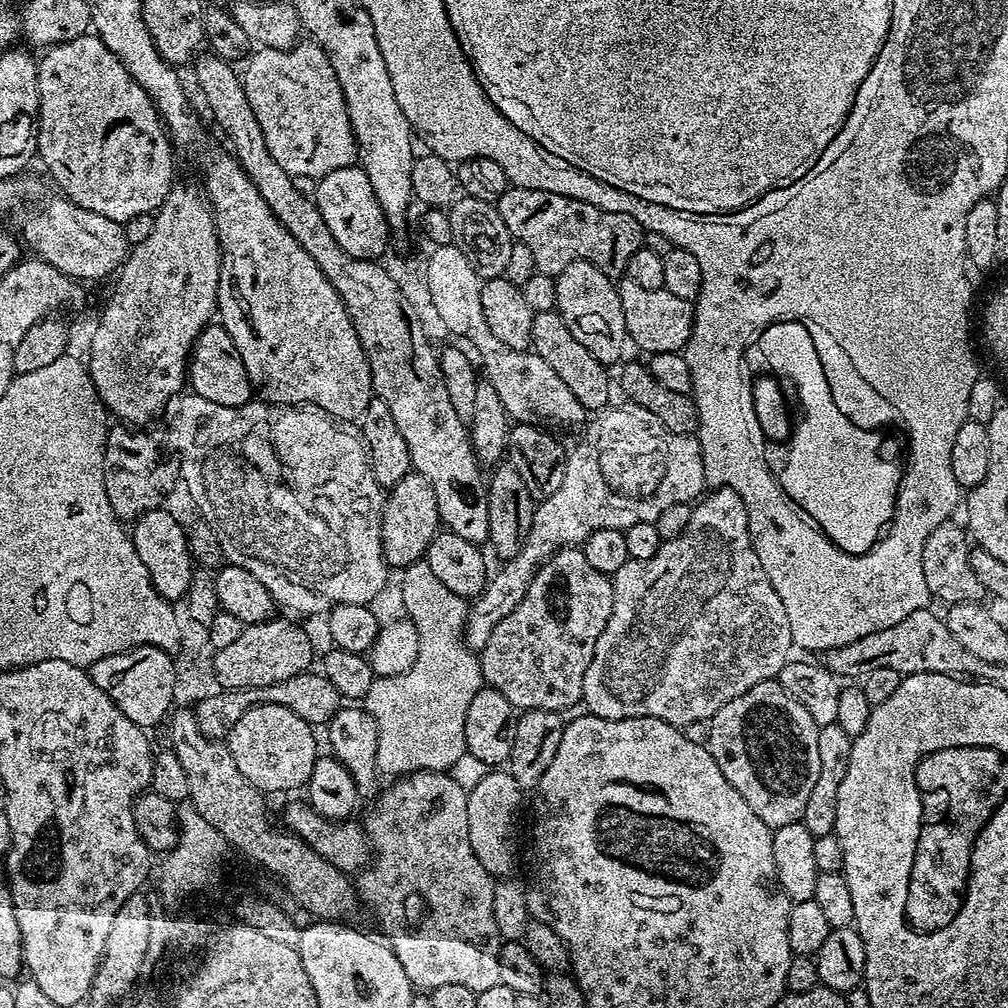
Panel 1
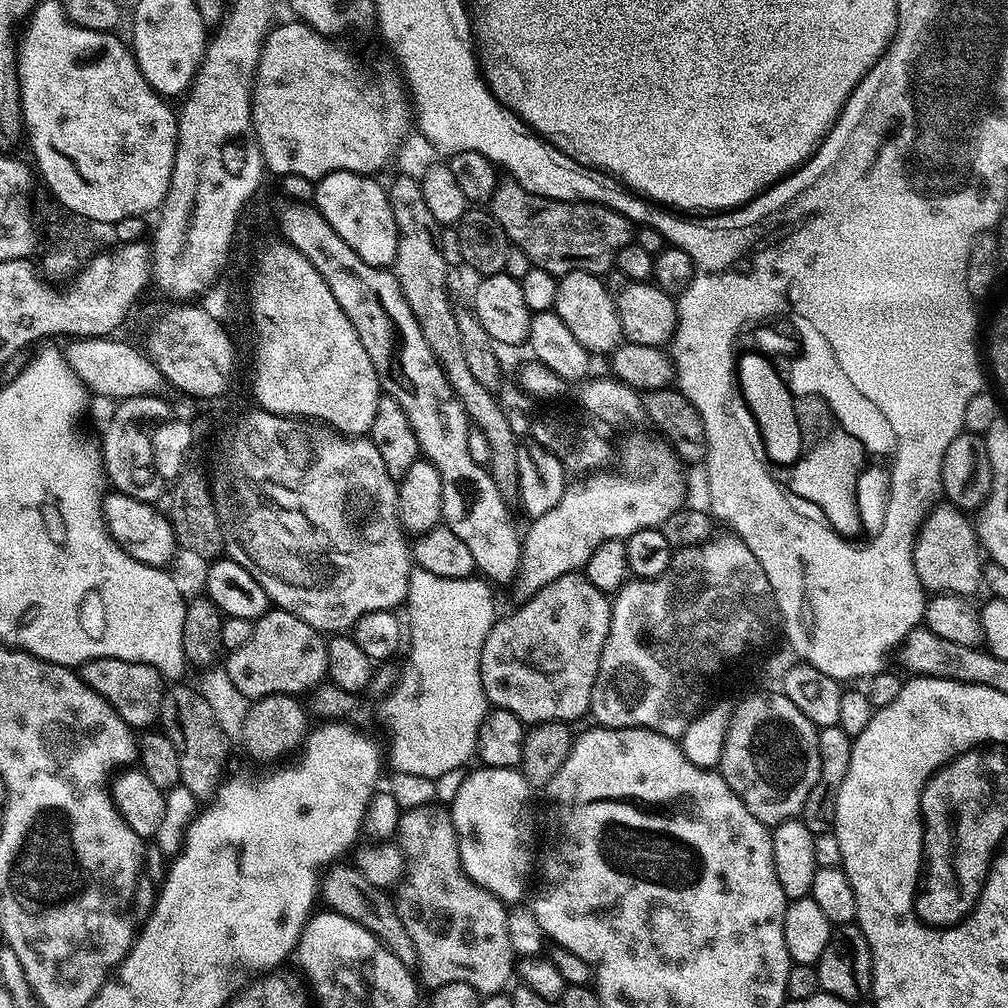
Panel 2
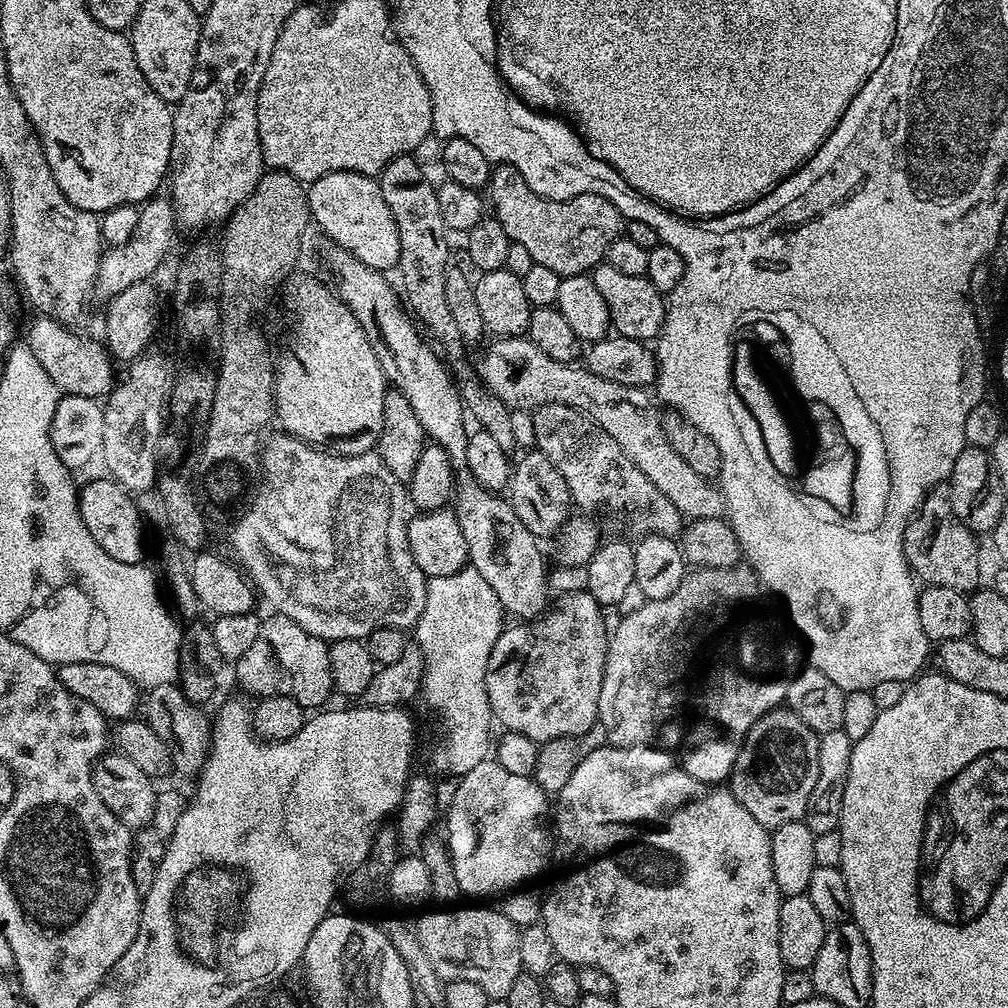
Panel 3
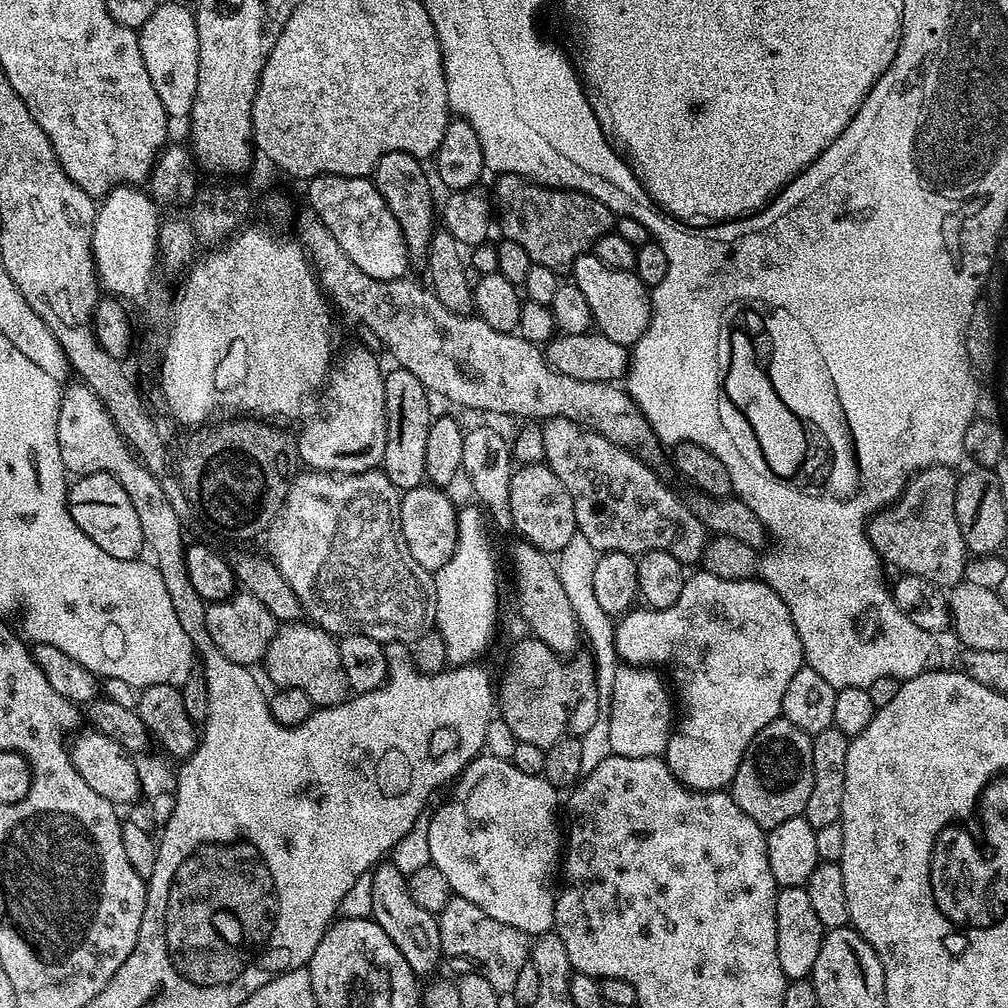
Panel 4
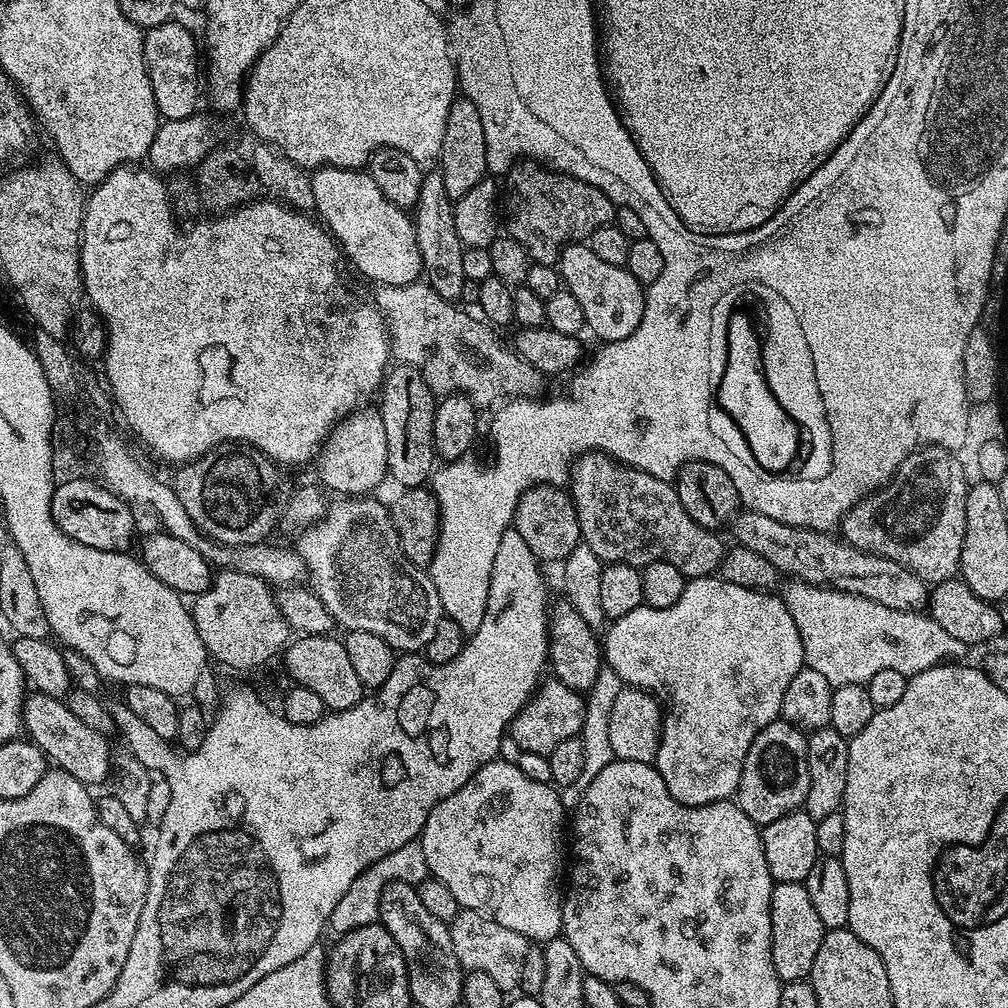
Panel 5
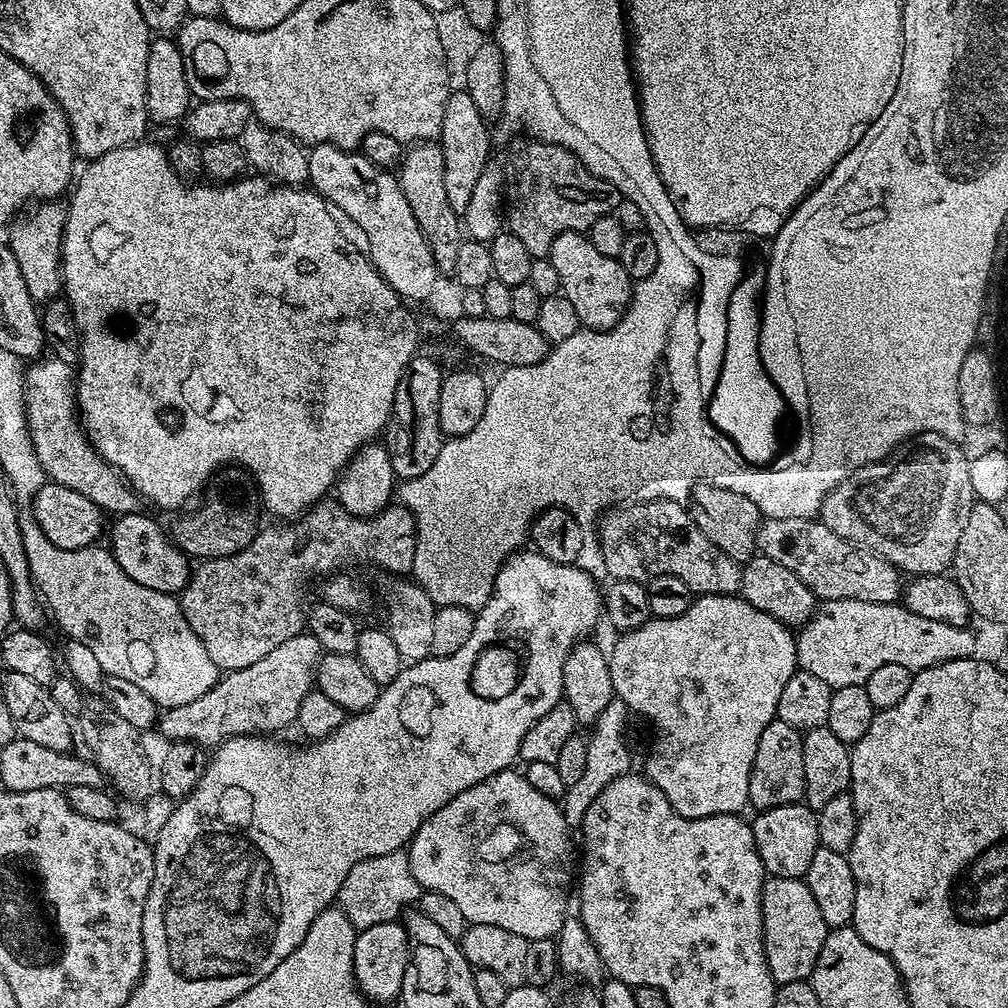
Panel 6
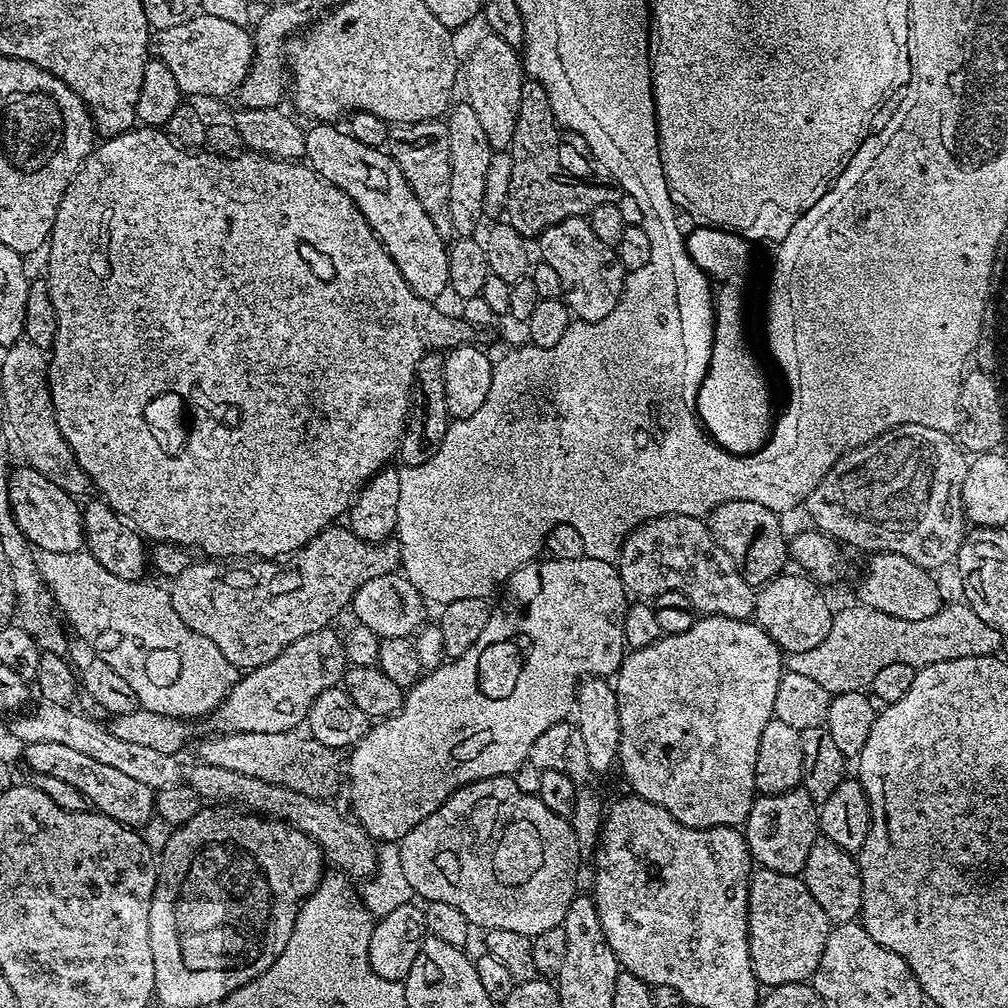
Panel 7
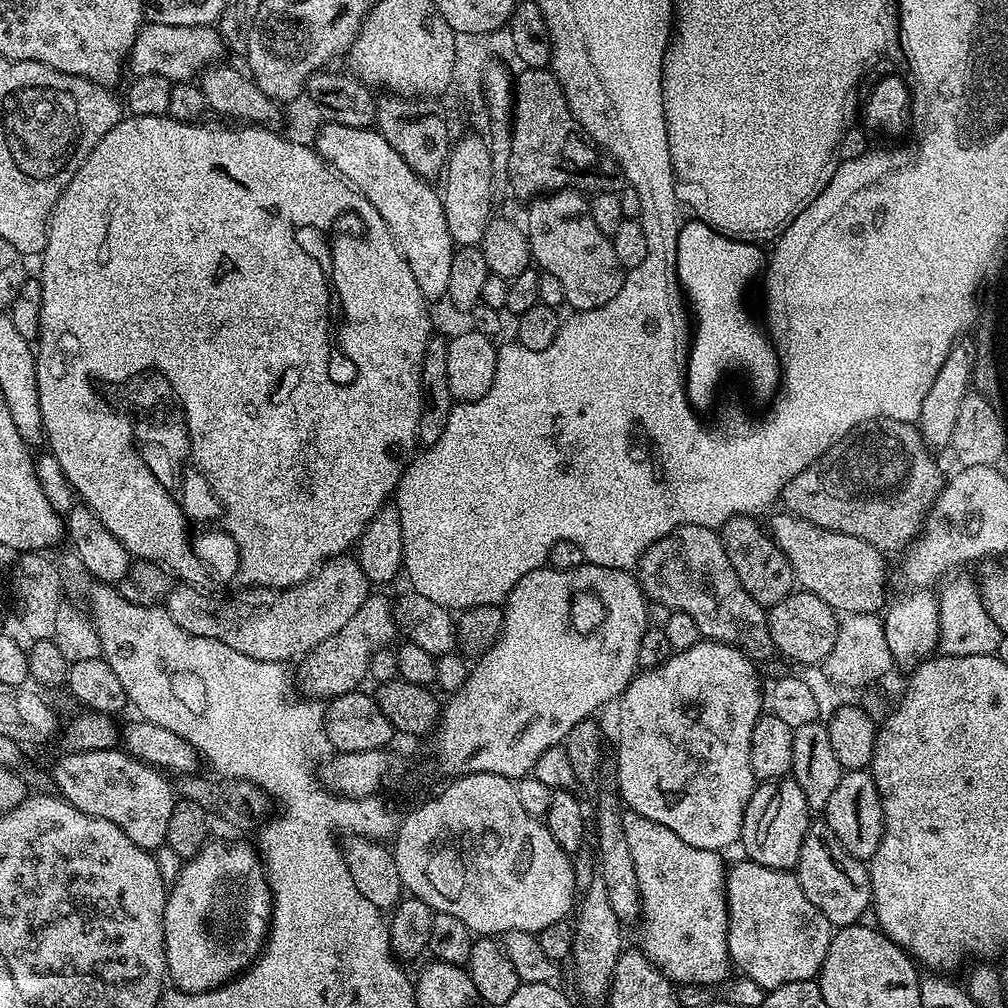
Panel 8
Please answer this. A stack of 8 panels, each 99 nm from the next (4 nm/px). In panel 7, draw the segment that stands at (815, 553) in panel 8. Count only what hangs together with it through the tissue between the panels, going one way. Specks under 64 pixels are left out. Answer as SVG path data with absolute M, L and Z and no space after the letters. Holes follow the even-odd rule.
M873 552L867 557L868 569L860 580L859 603L873 612L881 612L892 616L895 620L925 620L938 614L942 607L940 601L940 588L932 581L933 573L927 568L920 568L914 562L902 558L893 552Z

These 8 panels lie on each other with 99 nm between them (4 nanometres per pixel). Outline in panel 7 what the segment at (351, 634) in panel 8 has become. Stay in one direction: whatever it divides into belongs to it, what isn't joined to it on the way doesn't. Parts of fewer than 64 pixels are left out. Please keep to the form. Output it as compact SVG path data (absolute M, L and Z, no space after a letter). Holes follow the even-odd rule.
M327 627L314 634L306 634L306 638L290 642L290 646L286 646L278 658L245 671L233 683L216 711L211 713L210 721L216 727L215 731L220 734L278 734L299 729L307 721L310 706L314 706L314 698L318 698L322 690L337 687L344 679L346 655L341 637L335 636L332 631L331 627Z

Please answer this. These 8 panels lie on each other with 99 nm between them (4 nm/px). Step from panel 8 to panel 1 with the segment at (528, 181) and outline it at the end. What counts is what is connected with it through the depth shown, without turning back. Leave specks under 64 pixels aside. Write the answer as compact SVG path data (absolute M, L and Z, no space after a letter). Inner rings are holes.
M509 186L494 203L498 214L502 214L502 222L506 222L506 230L510 230L513 241L530 249L530 254L534 254L536 271L547 276L557 277L562 269L570 266L572 260L581 260L598 266L598 270L607 276L620 278L627 273L630 258L634 258L634 254L638 254L638 250L646 244L646 229L638 222L638 218L625 212L599 208L585 200L575 200L546 190Z

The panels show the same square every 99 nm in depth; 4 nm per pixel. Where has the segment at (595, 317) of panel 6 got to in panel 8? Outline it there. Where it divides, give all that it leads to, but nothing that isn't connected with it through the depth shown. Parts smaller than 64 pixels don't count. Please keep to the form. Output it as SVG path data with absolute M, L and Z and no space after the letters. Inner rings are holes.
M565 190L533 199L527 208L526 231L532 259L562 282L567 307L576 312L589 312L614 299L618 290L622 290L626 270L618 262L609 236L602 234L594 218L590 218L588 200L575 190Z

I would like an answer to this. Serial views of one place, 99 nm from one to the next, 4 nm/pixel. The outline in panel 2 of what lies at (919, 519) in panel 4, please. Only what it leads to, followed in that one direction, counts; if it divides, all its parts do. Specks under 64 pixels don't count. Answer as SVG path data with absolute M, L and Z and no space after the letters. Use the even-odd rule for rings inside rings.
M940 506L929 512L928 519L920 525L912 554L916 573L929 593L972 598L972 595L982 588L982 549L973 521L968 521L964 517L967 515L961 509L955 506L947 507Z

